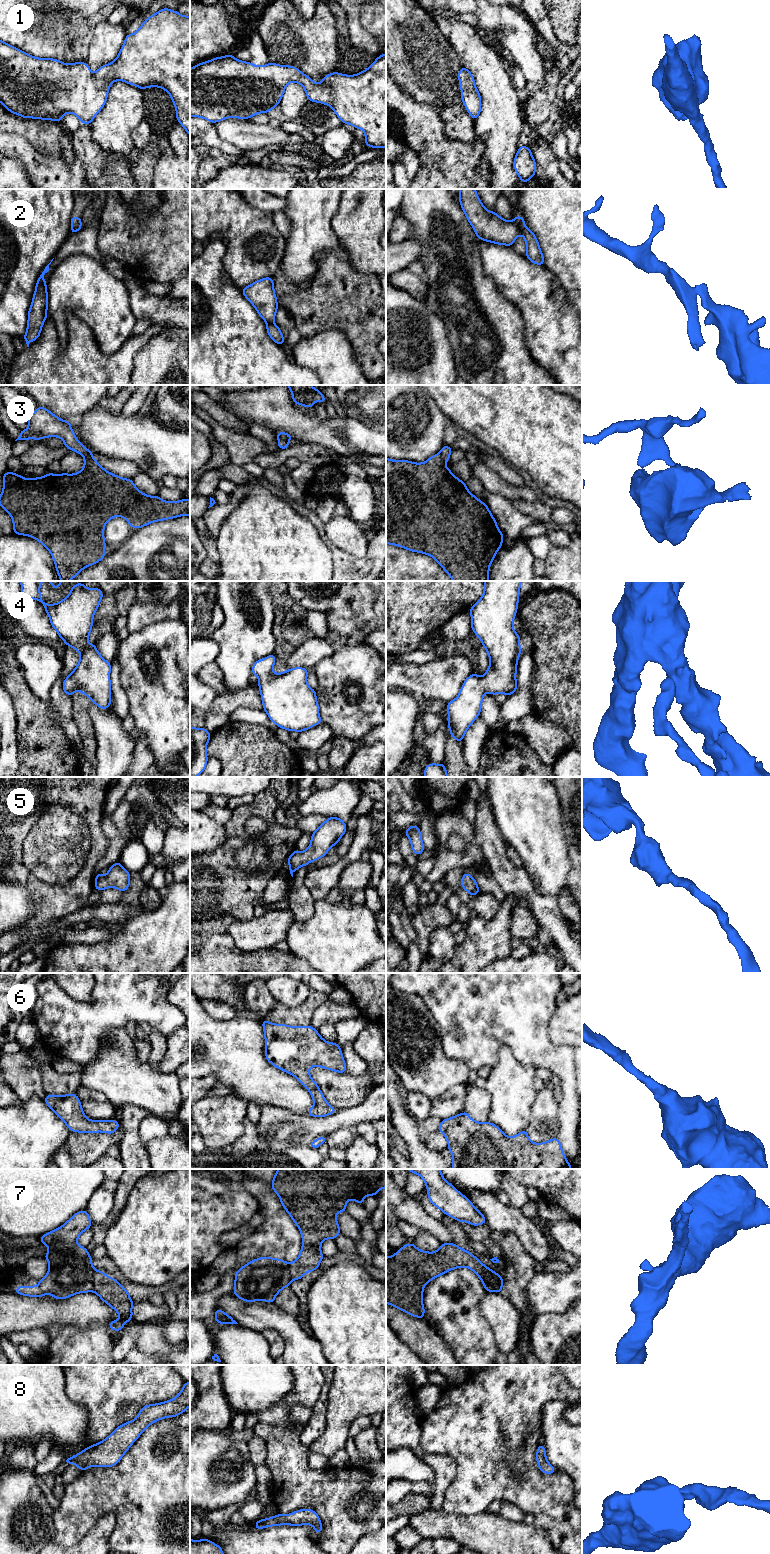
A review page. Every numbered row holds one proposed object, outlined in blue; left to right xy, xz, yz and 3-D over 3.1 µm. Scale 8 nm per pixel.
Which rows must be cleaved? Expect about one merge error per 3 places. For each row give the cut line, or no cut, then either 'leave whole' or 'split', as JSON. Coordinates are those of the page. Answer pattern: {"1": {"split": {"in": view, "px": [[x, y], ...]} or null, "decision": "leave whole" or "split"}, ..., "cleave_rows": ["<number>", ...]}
{"1": {"split": null, "decision": "leave whole"}, "2": {"split": {"in": "yz", "px": [[513, 221], [521, 233]]}, "decision": "split"}, "3": {"split": {"in": "xz", "px": [[278, 437], [288, 441]]}, "decision": "split"}, "4": {"split": null, "decision": "leave whole"}, "5": {"split": null, "decision": "leave whole"}, "6": {"split": null, "decision": "leave whole"}, "7": {"split": {"in": "yz", "px": [[484, 1266], [487, 1281], [483, 1284]]}, "decision": "split"}, "8": {"split": null, "decision": "leave whole"}, "cleave_rows": ["2", "3", "7"]}

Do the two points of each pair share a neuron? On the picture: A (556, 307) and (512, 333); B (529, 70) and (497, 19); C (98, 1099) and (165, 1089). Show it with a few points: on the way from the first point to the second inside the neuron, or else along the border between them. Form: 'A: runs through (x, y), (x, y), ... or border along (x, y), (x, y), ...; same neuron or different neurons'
A: border along (513, 305), (521, 315), (524, 340), (528, 349); different neurons
B: runs through (527, 57), (522, 44), (509, 29); same neuron
C: border along (86, 1087), (100, 1091), (118, 1108); different neurons

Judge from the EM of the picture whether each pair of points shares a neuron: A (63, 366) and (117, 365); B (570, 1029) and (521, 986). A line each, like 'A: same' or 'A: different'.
A: same
B: different

